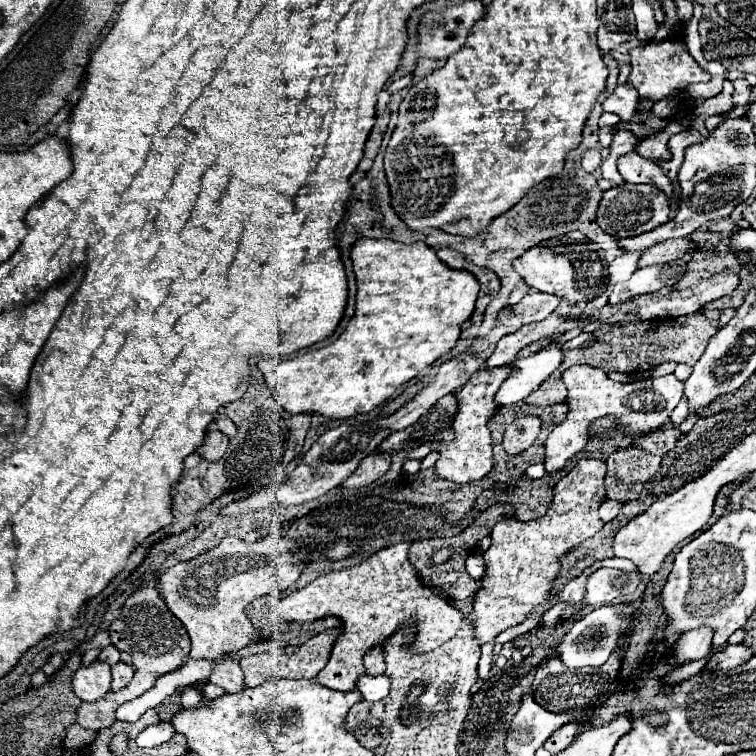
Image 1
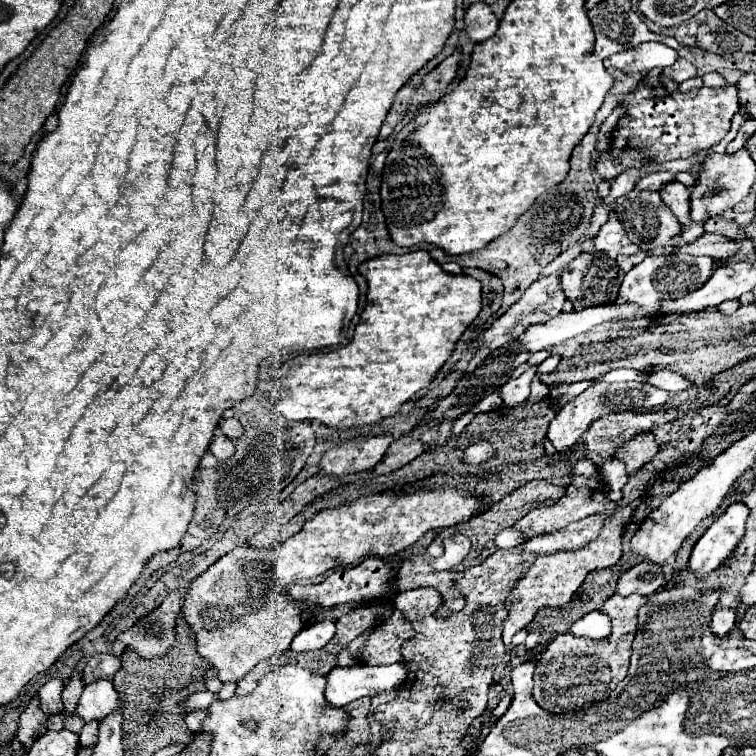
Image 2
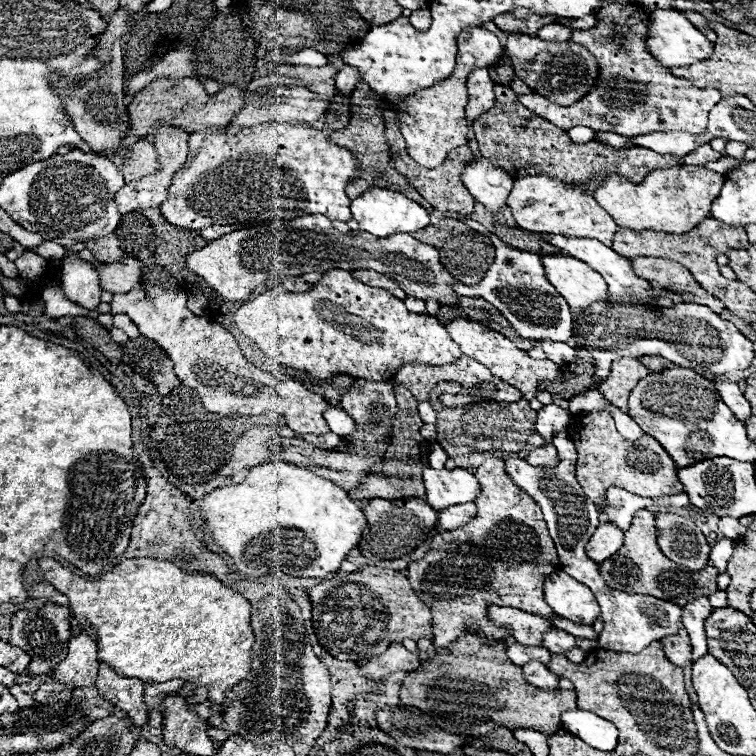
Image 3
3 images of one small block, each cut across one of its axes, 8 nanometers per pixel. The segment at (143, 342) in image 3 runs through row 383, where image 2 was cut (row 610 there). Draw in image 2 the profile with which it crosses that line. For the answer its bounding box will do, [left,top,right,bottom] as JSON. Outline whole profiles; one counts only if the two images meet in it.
[116,590,180,660]

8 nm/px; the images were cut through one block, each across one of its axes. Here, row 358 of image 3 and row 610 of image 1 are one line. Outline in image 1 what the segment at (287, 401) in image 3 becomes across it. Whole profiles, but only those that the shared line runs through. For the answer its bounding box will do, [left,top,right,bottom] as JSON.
[156,536,306,692]

